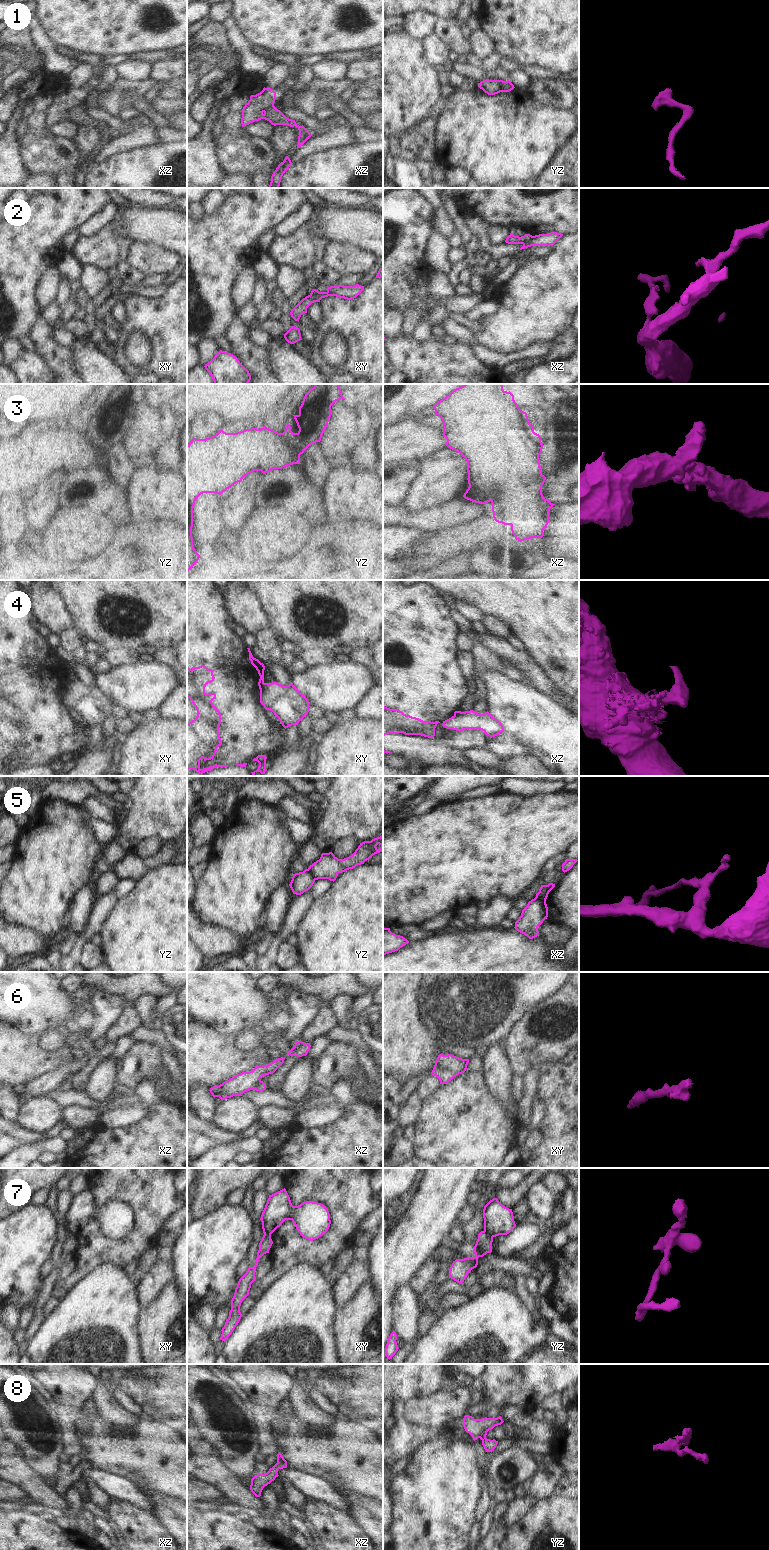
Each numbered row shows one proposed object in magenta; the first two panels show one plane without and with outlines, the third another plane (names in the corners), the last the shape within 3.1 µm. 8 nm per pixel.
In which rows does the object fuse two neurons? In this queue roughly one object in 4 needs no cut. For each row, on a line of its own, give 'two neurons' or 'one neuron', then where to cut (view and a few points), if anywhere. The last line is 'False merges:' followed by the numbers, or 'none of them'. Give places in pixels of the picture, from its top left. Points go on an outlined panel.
1: two neurons; cut in yz along (497, 80), (502, 91)
2: two neurons; cut in xz along (532, 236), (519, 243)
3: two neurons; cut in xz along (469, 485), (472, 489), (484, 492), (490, 500)
4: two neurons; cut in xy along (264, 683), (260, 689)
5: two neurons; cut in yz along (308, 868), (315, 879)
6: one neuron; no cut
7: two neurons; cut in yz along (484, 1230), (492, 1238)
8: one neuron; no cut
False merges: 1, 2, 3, 4, 5, 7

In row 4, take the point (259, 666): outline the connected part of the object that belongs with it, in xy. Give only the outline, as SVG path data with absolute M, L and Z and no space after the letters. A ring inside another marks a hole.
M247 648L248 652L249 652L249 660L251 661L251 664L256 668L256 670L258 671L258 674L260 676L259 682L258 682L258 686L259 689L261 689L264 685L264 670L265 670L265 666L263 663L261 663L258 659L254 658L250 648Z

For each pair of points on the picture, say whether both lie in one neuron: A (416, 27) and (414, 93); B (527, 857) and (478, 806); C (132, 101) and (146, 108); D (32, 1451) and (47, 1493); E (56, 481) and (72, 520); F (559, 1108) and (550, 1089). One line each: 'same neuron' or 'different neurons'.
A: different neurons
B: same neuron
C: same neuron
D: different neurons
E: different neurons
F: same neuron

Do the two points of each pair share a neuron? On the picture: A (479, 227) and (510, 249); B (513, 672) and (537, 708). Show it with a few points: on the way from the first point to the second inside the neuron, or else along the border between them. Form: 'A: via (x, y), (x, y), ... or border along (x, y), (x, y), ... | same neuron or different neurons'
A: via (482, 237), (493, 249), (500, 249) | same neuron
B: border along (498, 670), (519, 681) | different neurons

